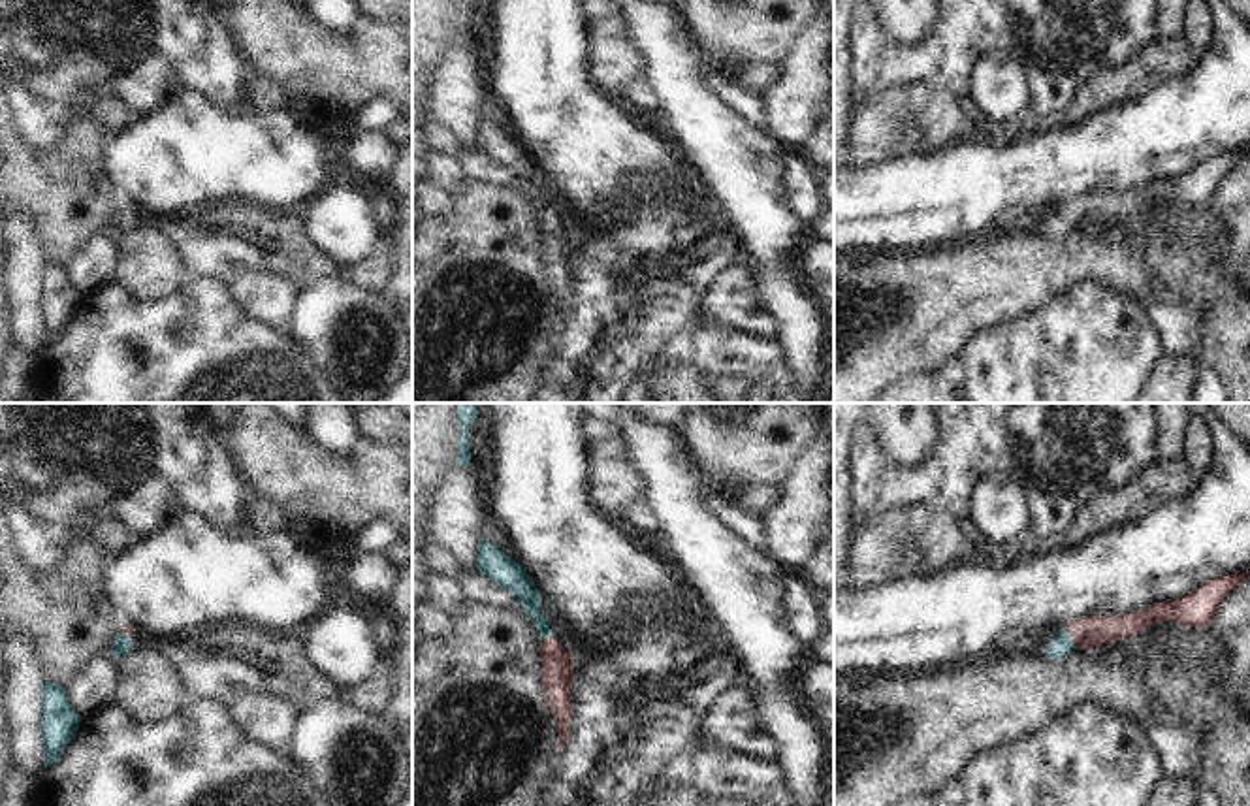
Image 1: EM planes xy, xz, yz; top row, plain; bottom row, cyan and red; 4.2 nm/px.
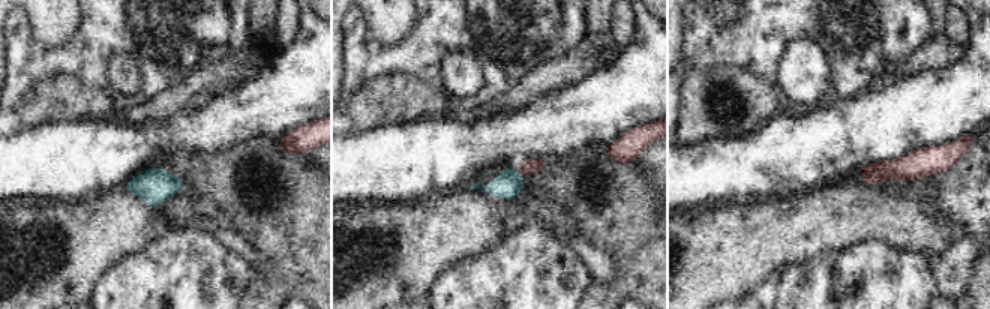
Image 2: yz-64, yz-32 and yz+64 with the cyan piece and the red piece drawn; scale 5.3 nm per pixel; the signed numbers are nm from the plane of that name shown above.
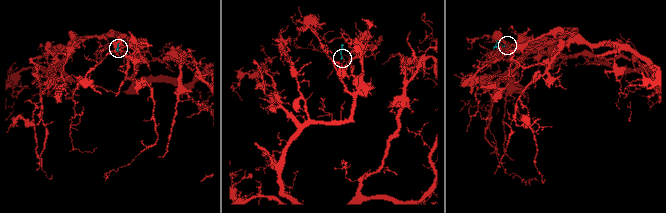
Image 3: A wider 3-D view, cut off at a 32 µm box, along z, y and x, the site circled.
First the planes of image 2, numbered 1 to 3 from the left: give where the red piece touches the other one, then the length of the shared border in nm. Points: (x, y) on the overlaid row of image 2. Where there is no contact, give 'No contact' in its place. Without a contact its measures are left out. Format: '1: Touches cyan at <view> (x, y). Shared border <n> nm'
1: No contact
2: No contact
3: No contact

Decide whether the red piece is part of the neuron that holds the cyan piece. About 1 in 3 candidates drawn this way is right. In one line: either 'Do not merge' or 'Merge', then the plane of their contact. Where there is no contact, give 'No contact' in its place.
Merge. Touches cyan in yz

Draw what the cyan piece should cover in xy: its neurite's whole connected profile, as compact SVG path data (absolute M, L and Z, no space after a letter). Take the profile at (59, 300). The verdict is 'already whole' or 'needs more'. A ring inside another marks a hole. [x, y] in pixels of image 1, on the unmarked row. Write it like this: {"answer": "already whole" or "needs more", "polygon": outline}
{"answer": "already whole", "polygon": "M45 260L41 266L38 301L43 324L43 347L47 347L58 339L81 301L60 262Z"}

